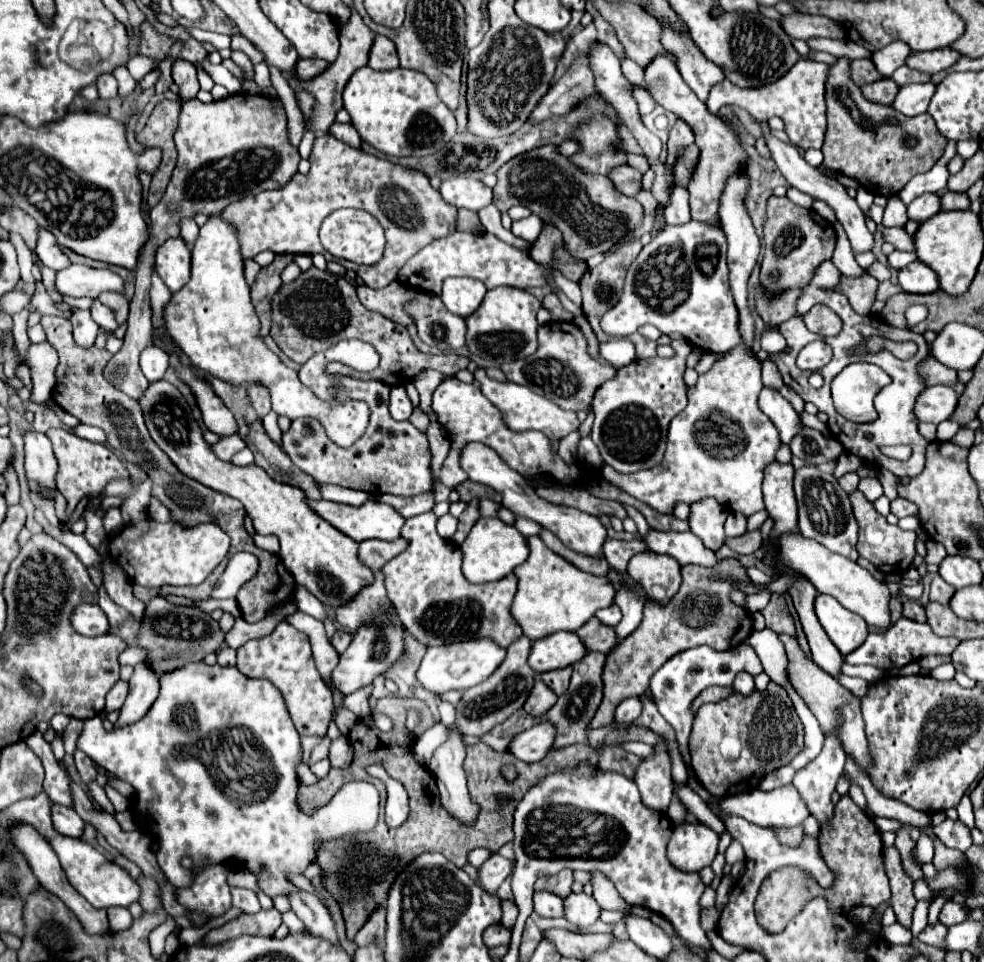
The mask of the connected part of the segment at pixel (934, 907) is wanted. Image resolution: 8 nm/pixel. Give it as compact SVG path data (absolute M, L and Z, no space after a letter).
M952 896L939 897L930 905L928 912L928 924L935 924L938 921L938 916L943 905L952 899Z

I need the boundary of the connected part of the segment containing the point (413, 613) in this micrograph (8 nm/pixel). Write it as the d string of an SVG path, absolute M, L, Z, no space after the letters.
M434 512L408 518L402 536L408 540L408 548L390 560L382 572L398 616L416 640L426 646L440 646L472 638L492 638L506 648L522 636L520 624L510 614L518 582L514 574L490 584L470 584L460 570L462 556L456 554L460 548L438 536Z

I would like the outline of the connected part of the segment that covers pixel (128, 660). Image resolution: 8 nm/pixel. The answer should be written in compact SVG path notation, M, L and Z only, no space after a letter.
M128 646L124 652L122 652L122 656L120 656L120 664L122 666L136 666L136 664L140 664L142 662L142 658L144 658L146 654L144 654L144 650L140 648L138 650L138 646Z

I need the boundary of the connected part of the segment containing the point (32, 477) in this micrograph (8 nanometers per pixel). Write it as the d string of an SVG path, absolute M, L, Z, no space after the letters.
M28 432L24 436L24 450L26 450L26 480L30 492L36 492L40 498L54 500L52 492L56 492L56 470L58 462L50 444L50 438L46 434Z

